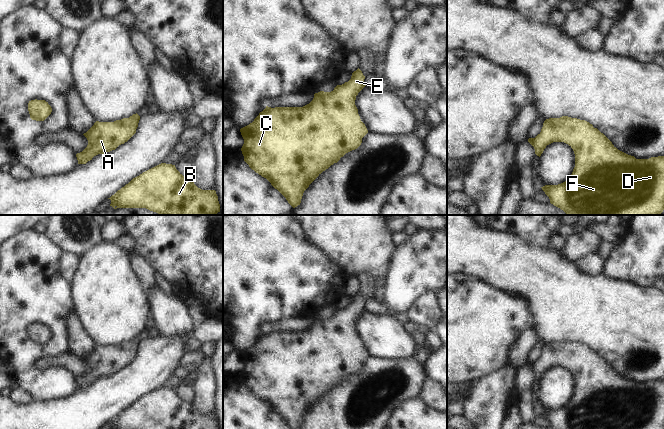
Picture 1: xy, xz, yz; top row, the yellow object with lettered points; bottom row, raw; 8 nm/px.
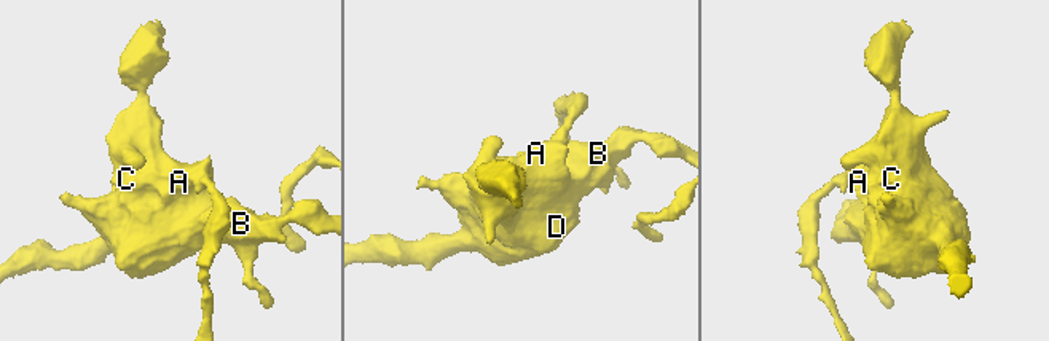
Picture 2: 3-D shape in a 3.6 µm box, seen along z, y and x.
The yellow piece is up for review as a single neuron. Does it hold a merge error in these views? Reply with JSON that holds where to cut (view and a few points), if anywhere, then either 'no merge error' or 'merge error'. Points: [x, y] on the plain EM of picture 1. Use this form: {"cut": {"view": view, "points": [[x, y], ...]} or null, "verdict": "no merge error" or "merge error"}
{"cut": null, "verdict": "no merge error"}

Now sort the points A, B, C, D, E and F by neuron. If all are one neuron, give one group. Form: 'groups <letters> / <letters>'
groups A B C D E F

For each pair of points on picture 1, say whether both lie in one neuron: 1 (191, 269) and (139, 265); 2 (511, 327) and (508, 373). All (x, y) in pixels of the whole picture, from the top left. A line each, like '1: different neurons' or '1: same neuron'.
1: different neurons
2: different neurons

